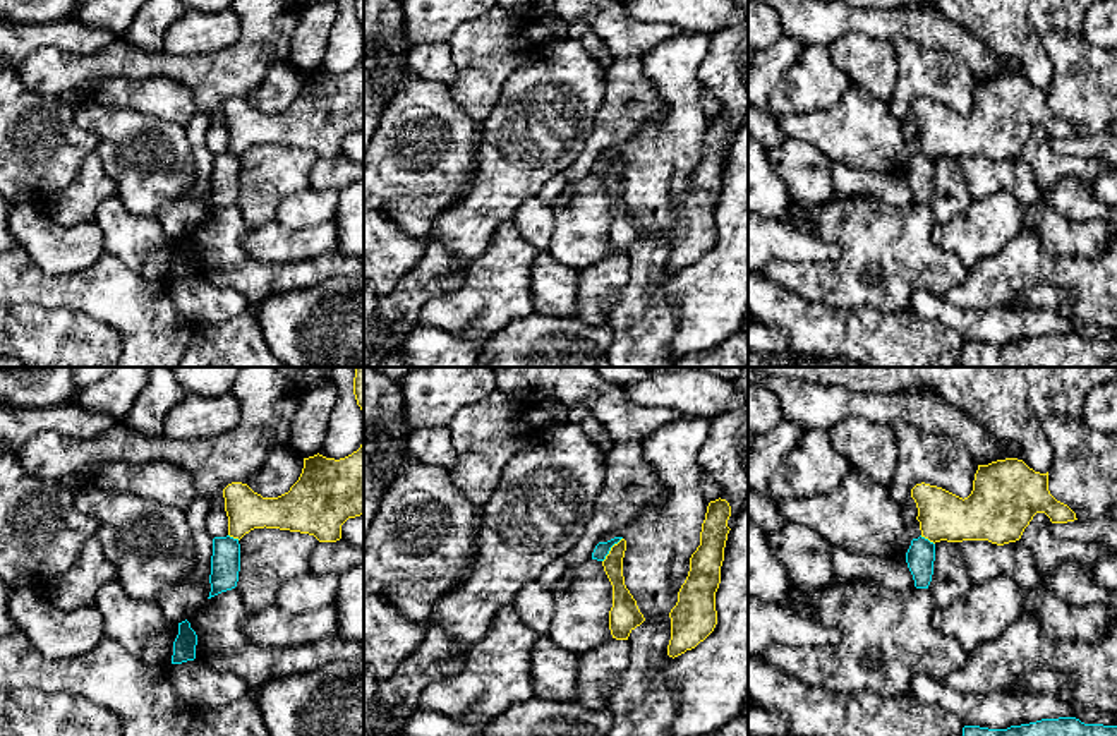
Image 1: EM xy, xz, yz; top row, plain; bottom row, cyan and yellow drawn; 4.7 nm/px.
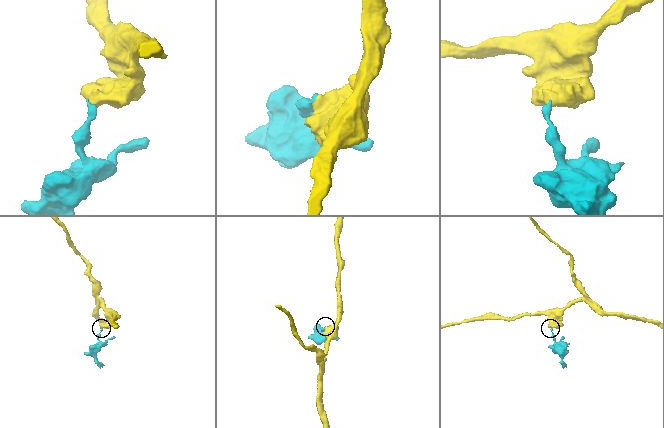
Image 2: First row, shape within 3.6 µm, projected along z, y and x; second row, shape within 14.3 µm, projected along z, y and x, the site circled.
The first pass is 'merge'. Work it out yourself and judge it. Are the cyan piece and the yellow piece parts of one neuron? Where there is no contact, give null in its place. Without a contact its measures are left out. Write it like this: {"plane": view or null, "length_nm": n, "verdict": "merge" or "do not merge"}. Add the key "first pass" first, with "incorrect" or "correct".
{"first pass": "incorrect", "plane": "xz", "length_nm": 150, "verdict": "do not merge"}

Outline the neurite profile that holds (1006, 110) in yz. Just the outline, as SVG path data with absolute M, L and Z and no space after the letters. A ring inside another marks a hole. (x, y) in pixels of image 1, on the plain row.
M1017 74L978 81L973 106L964 115L925 98L911 105L911 113L918 124L921 153L933 160L1016 158L1036 129L1045 129L1052 139L1078 136L1067 120L1050 110L1048 87L1035 87Z

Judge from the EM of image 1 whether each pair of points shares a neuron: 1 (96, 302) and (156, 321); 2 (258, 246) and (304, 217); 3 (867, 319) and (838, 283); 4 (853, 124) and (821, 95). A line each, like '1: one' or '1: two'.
1: one
2: two
3: two
4: two

